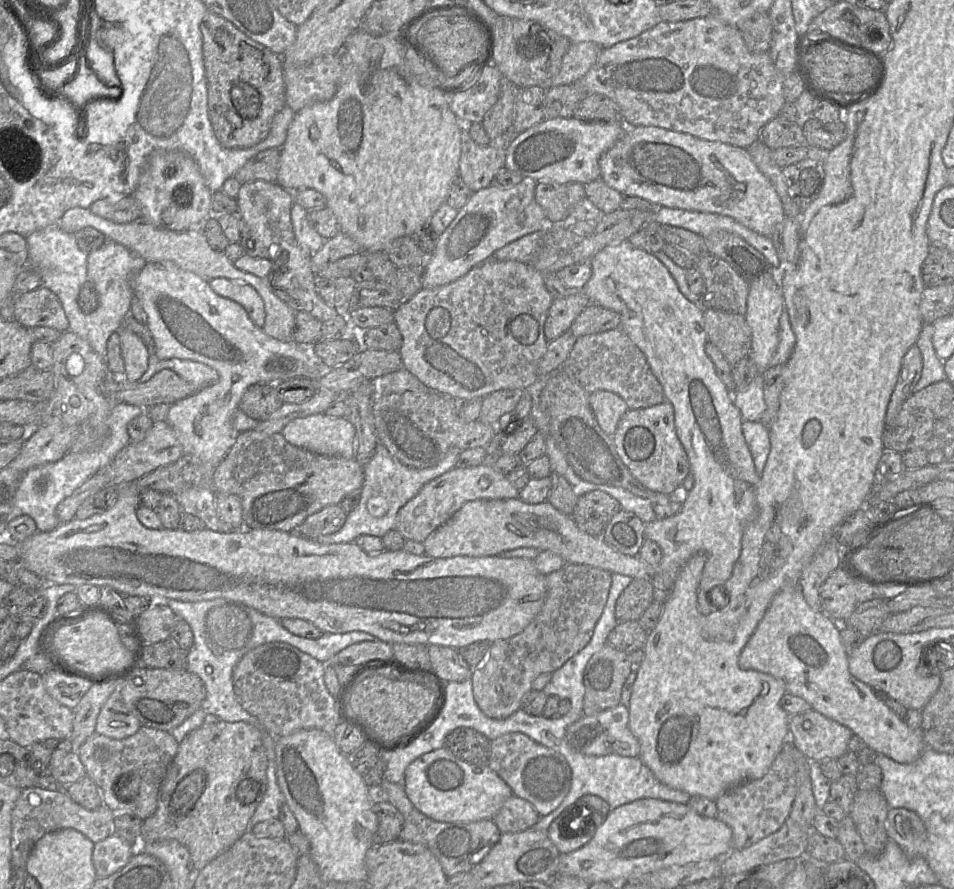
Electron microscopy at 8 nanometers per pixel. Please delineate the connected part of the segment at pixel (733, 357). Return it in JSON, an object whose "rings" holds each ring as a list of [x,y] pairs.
{"rings":[[[704,308],[703,315],[708,341],[721,351],[731,366],[749,357],[752,335],[743,315],[711,308]]]}

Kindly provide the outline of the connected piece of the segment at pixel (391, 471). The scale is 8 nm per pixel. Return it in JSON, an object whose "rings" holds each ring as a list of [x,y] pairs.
{"rings":[[[377,442],[376,450],[371,459],[364,465],[364,481],[360,489],[360,501],[355,509],[347,514],[346,521],[342,528],[332,534],[318,536],[314,540],[316,542],[326,543],[352,543],[361,535],[371,535],[377,537],[383,537],[390,530],[395,529],[397,515],[399,510],[418,492],[422,487],[431,480],[441,476],[447,471],[456,467],[459,456],[461,454],[460,449],[450,449],[447,455],[438,464],[424,469],[414,469],[402,465],[397,459],[395,459],[389,451],[380,442]]]}

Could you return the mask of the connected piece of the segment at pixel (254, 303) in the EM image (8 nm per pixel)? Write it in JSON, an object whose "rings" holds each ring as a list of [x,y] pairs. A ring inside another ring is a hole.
{"rings":[[[224,277],[209,280],[209,285],[218,295],[239,303],[257,327],[264,325],[264,302],[251,285]]]}

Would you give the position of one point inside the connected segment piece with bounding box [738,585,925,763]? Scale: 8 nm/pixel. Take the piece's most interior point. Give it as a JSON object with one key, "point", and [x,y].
{"point":[792,642]}

